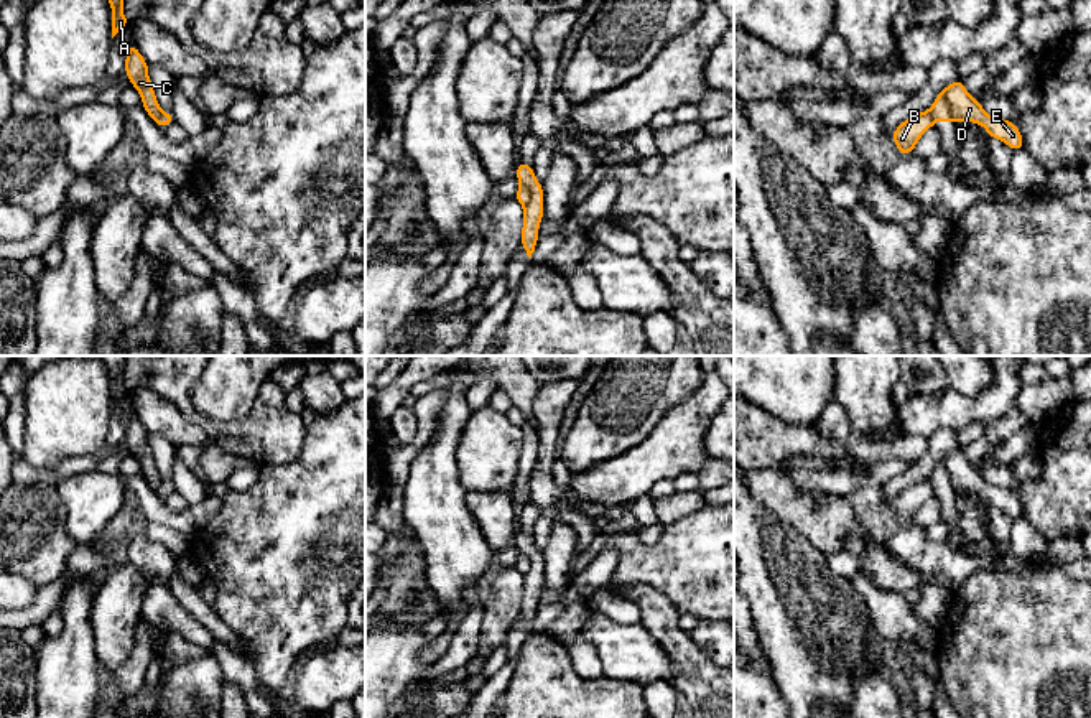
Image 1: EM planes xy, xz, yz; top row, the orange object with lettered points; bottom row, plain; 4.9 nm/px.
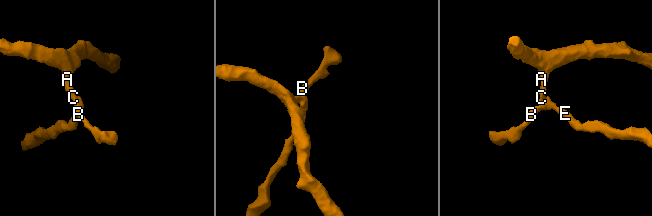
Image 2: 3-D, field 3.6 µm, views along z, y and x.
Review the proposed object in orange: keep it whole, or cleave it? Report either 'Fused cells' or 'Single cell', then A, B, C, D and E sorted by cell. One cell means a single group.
Fused cells. Groups: A C / B D E

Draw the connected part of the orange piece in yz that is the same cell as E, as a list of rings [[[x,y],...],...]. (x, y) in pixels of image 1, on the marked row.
[[[959,79],[945,87],[945,97],[954,122],[979,124],[991,138],[999,138],[1014,152],[1024,150],[1022,133],[1017,125],[1007,119],[986,114],[982,102],[976,100]]]

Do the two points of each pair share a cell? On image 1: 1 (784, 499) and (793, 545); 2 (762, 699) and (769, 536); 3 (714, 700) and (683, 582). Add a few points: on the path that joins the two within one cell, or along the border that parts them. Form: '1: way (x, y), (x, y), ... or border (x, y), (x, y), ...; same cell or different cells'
1: border (761, 503), (821, 550); different cells
2: border (764, 654), (779, 692); different cells
3: border (652, 587), (680, 613); different cells

